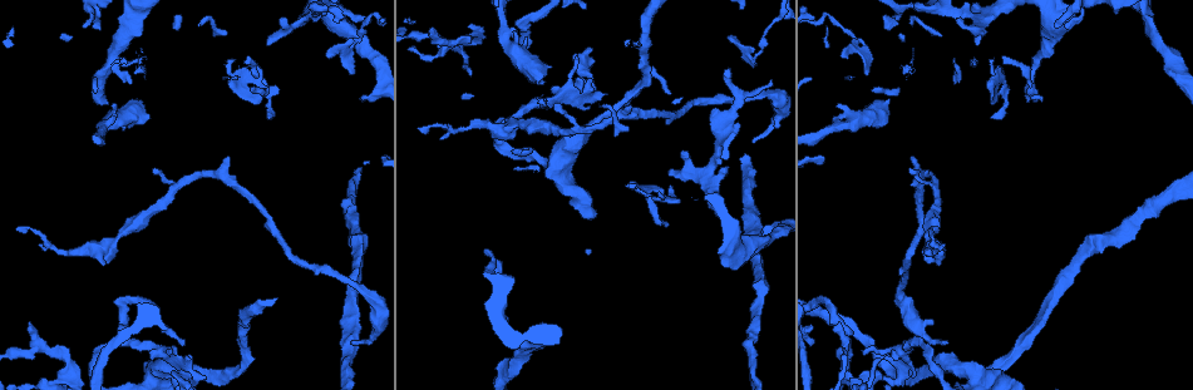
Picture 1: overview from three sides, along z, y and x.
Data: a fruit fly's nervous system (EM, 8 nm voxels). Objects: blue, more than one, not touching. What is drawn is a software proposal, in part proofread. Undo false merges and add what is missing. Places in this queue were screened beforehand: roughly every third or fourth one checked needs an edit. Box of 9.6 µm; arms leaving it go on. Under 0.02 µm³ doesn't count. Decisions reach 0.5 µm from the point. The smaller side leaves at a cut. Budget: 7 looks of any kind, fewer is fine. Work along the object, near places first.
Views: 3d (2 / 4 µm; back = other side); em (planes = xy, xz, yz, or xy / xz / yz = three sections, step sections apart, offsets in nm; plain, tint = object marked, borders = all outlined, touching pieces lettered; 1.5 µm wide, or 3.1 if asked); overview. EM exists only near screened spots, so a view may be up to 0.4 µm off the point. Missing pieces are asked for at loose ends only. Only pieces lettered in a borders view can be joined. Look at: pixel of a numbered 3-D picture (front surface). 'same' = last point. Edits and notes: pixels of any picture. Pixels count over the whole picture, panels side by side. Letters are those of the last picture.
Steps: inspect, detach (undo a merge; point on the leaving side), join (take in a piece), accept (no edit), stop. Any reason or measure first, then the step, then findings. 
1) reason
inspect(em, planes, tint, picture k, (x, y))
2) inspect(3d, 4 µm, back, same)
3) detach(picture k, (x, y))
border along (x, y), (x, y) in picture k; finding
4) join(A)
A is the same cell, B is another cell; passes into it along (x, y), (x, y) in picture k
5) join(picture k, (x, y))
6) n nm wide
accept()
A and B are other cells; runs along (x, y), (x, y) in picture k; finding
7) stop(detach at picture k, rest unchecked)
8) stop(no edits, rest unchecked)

calibre changes
inspect(em, planes, borders, picture 1, (103, 124))

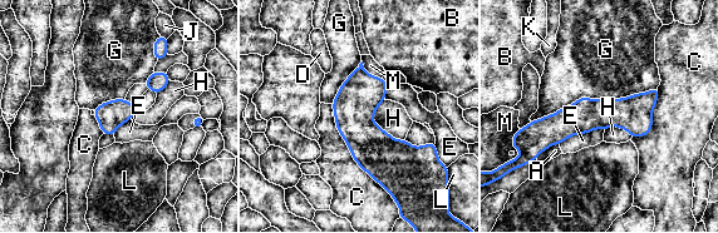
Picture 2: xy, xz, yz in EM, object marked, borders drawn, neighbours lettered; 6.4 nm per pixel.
accept()
A, B, C, D, E, G, H, J, K, L and M are other cells; runs along (655, 92), (634, 113), (527, 132) in picture 2; continuous, no second neuron

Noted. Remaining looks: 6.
inspect(em, planes, borders, picture 1, (912, 157))

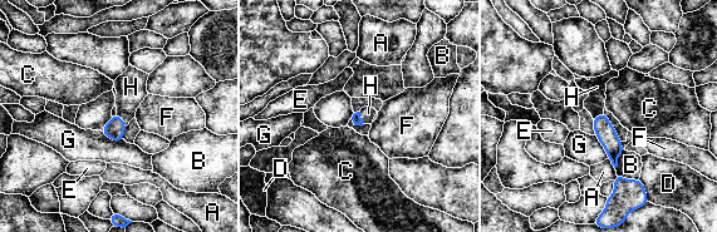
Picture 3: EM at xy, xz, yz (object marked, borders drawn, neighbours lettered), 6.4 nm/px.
G touches over 180 nm
join(H)
H is the same cell, A, B, C, D, E, F and G are other cells; passes into it along (114, 129), (121, 119), (131, 87) in picture 3; it goes on there

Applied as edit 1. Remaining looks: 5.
redraw
inspect(overview)

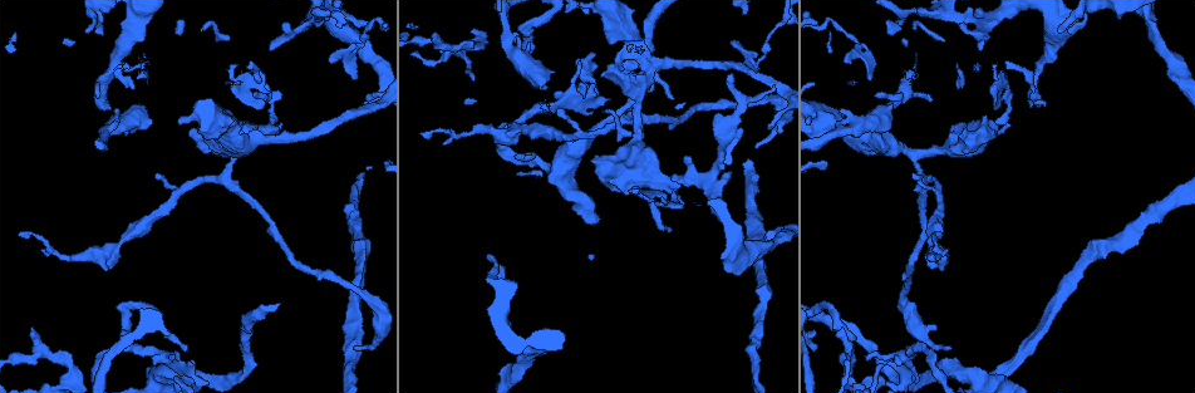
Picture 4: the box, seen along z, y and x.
branch stops here
inspect(3d, 2 µm, picture 4, (938, 235))

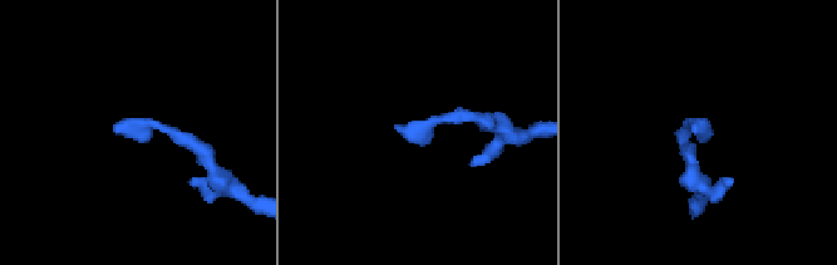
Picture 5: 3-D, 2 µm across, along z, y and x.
shape alone is not enough
inspect(em, yz, step 4, tint, picture 5, (395, 125))

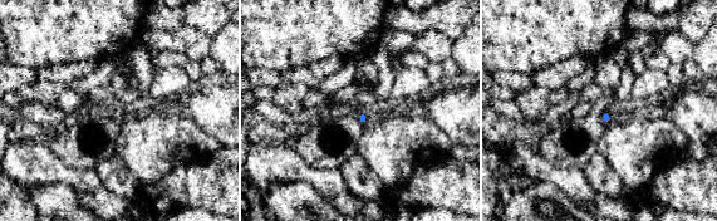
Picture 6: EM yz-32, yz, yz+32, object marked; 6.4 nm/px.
inspect(em, planes, borders, same)

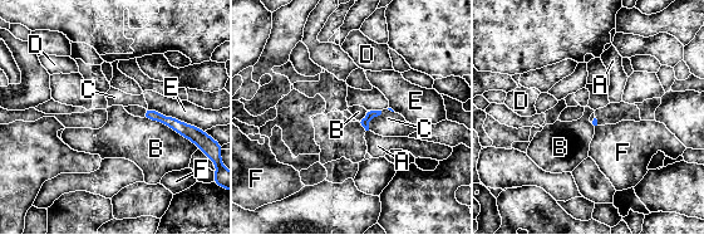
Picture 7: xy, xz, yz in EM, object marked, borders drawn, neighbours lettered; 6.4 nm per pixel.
accept()
A, B, C, D, E and F are other cells; runs along (148, 112), (175, 123), (185, 132) in picture 7; none of them fits

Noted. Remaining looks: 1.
stop(join at picture 3, rest unchecked)

